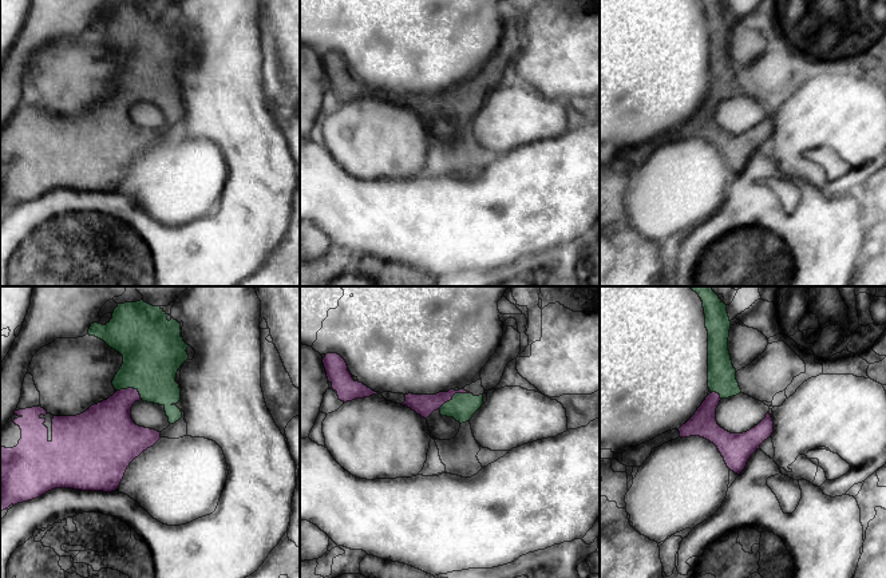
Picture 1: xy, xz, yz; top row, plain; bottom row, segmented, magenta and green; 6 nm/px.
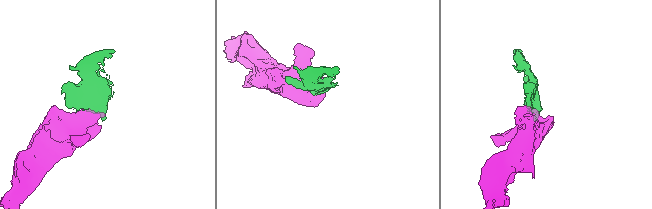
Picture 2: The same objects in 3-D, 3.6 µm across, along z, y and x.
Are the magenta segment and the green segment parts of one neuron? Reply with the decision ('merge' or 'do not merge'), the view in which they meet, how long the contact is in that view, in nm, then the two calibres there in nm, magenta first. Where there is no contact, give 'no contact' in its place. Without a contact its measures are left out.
merge | xz | 220 nm | 130/160 nm

